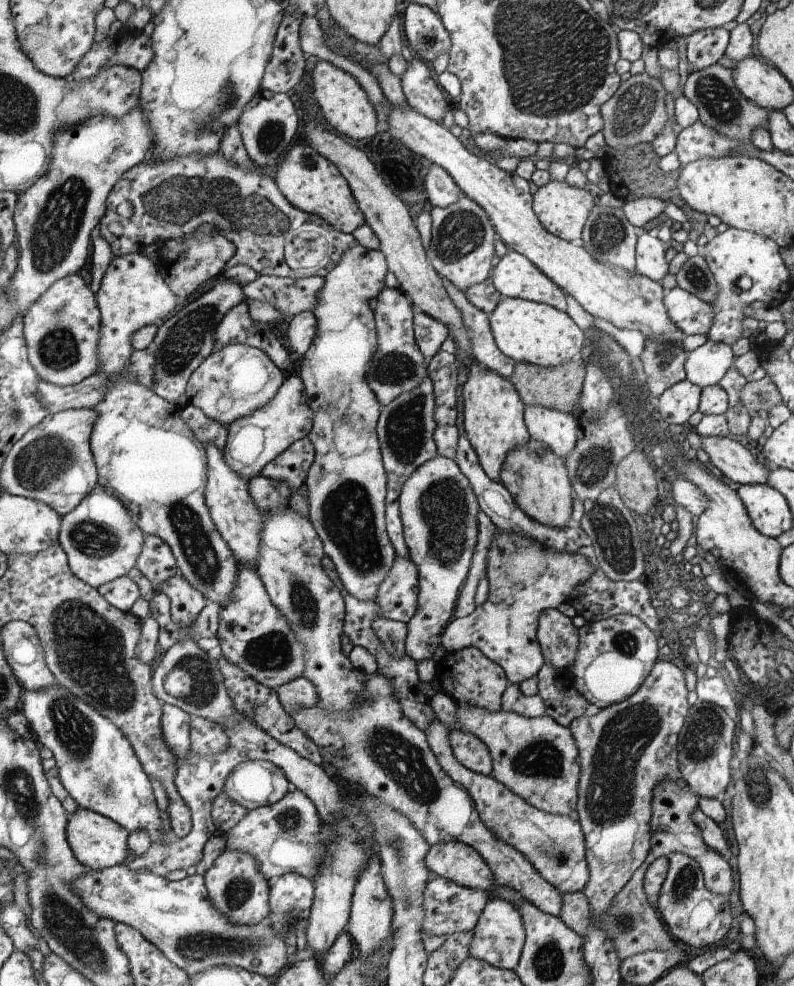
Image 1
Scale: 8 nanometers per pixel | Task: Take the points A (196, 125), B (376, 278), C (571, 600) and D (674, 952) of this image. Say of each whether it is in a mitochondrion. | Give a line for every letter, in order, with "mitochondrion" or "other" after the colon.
A: mitochondrion
B: other
C: other
D: other

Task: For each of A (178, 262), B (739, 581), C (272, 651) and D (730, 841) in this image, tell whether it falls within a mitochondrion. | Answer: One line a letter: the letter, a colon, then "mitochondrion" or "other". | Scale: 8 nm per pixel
A: other
B: other
C: mitochondrion
D: other

